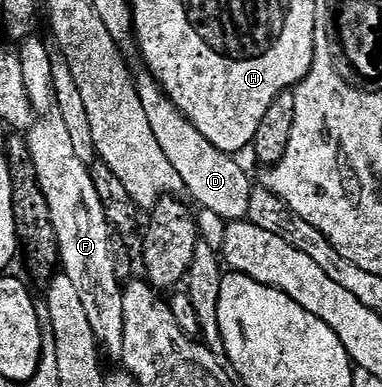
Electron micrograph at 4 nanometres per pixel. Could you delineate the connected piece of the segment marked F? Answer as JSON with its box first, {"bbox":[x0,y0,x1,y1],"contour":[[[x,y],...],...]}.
{"bbox":[17,37,125,357],"contour":[[[30,37],[18,44],[17,54],[25,77],[31,110],[37,116],[26,132],[25,140],[37,169],[37,181],[43,190],[45,201],[48,202],[49,213],[52,214],[62,274],[67,275],[77,288],[100,348],[106,354],[108,351],[115,357],[122,356],[125,337],[123,287],[113,269],[113,257],[109,251],[113,232],[107,223],[105,209],[101,209],[101,197],[97,197],[97,189],[93,189],[90,168],[82,164],[76,156],[65,122],[55,106],[51,76],[52,50],[48,50],[37,37]]]}

